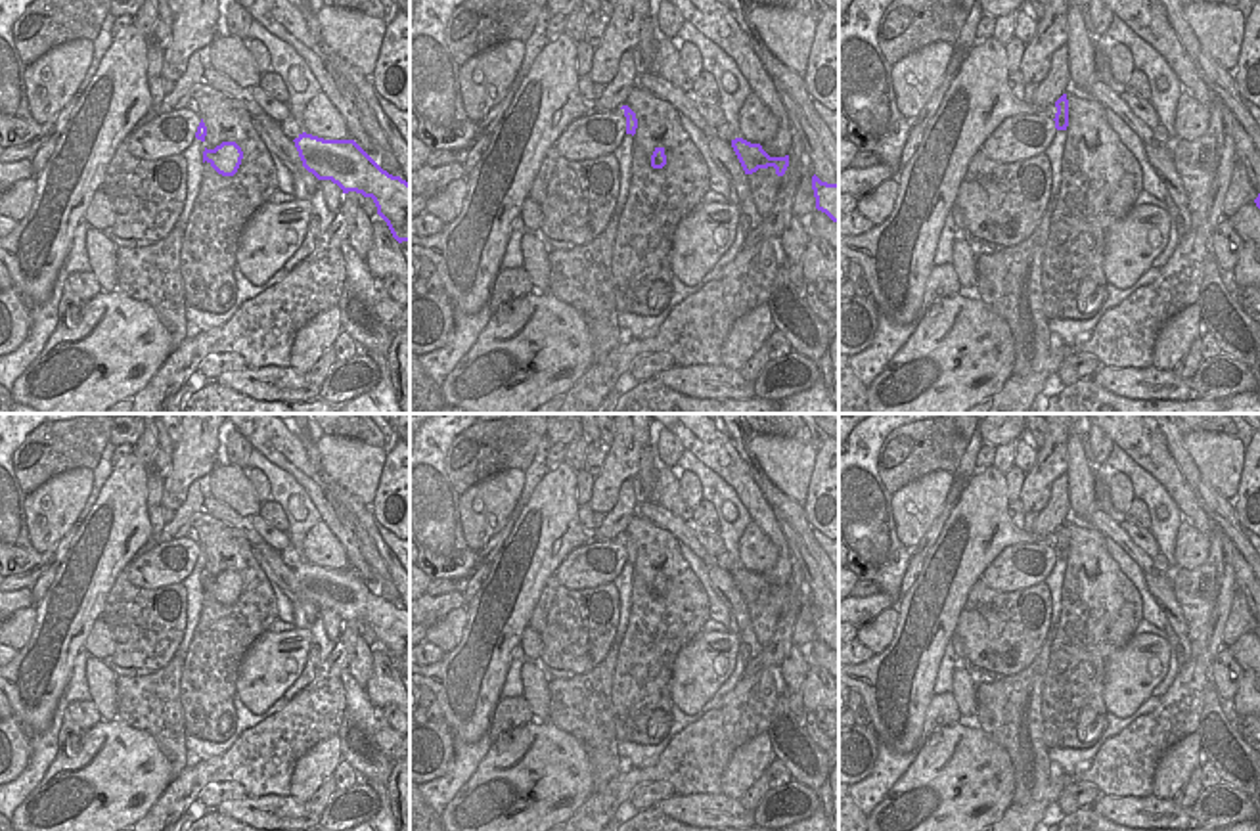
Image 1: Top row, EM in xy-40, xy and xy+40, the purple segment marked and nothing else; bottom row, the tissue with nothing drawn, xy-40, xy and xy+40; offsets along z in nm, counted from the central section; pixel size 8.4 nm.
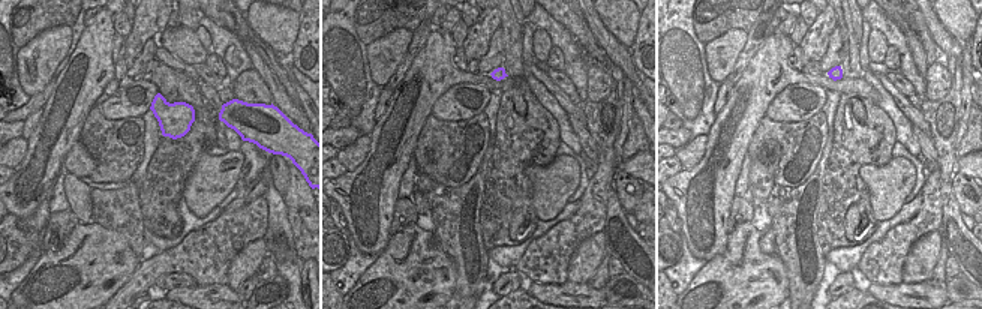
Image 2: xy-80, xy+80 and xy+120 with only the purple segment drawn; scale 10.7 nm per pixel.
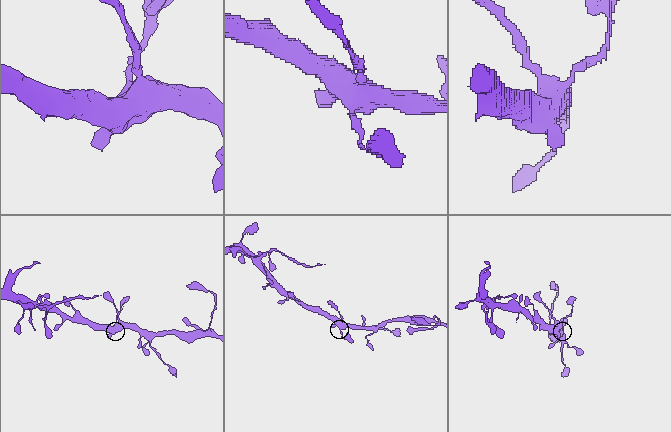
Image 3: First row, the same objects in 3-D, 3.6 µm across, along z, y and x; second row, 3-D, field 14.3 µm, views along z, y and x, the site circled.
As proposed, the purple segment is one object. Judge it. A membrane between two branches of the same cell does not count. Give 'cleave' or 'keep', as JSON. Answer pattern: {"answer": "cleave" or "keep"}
{"answer": "keep"}

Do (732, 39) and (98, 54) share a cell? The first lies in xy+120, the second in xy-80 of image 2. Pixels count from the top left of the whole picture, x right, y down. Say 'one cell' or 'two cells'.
two cells

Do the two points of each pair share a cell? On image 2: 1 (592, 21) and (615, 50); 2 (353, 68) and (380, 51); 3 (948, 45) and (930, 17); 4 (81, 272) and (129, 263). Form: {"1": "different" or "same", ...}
{"1": "same", "2": "different", "3": "same", "4": "same"}

